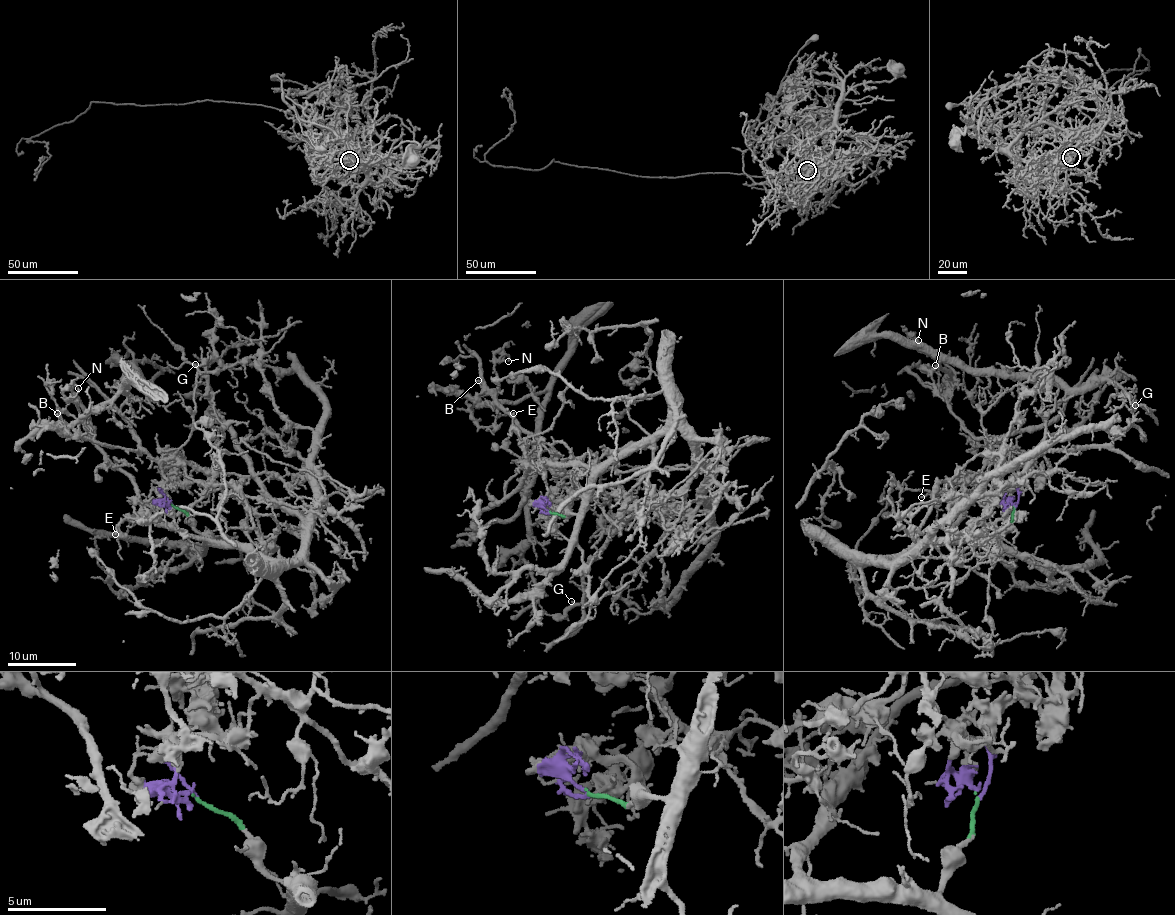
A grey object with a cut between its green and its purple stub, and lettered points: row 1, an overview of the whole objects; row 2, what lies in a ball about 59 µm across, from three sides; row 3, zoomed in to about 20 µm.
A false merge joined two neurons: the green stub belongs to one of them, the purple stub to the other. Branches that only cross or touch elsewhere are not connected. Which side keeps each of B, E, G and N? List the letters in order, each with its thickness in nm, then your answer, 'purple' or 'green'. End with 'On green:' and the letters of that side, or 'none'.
B: 160 nm thick; purple
E: 110 nm thick; green
G: 130 nm thick; green
N: 110 nm thick; purple
On green: E, G

